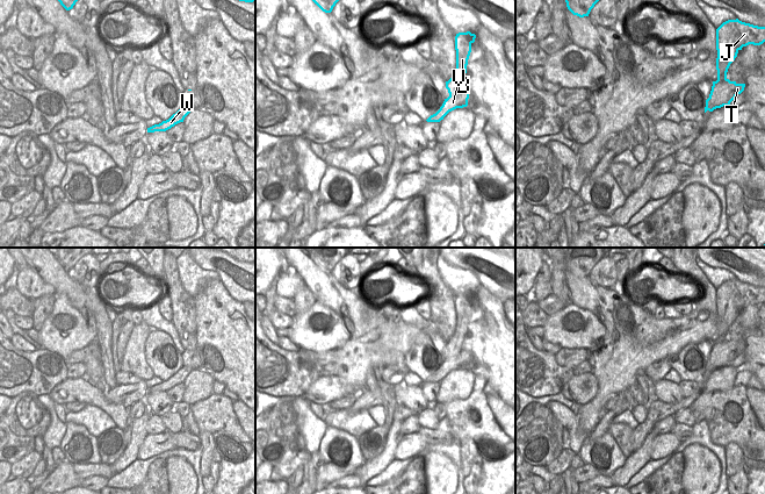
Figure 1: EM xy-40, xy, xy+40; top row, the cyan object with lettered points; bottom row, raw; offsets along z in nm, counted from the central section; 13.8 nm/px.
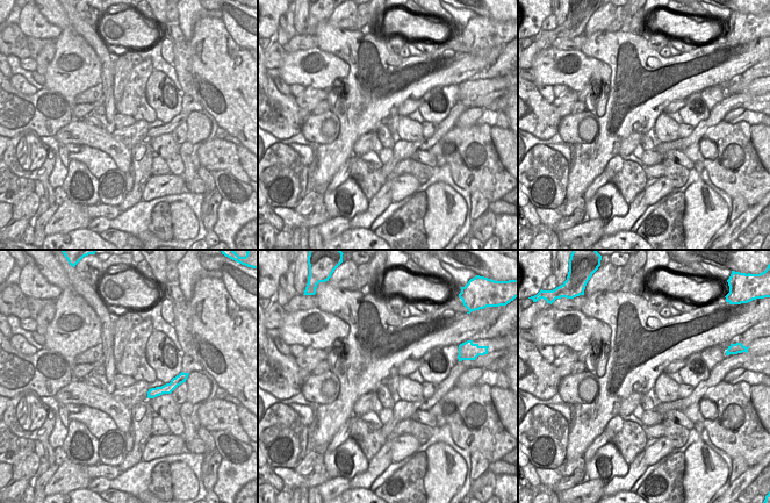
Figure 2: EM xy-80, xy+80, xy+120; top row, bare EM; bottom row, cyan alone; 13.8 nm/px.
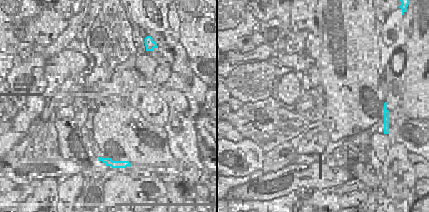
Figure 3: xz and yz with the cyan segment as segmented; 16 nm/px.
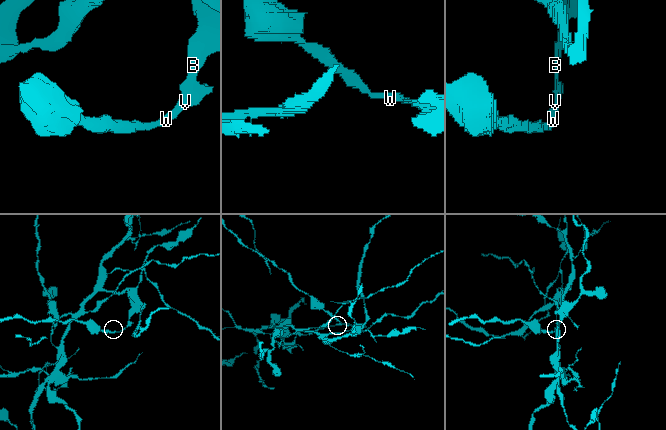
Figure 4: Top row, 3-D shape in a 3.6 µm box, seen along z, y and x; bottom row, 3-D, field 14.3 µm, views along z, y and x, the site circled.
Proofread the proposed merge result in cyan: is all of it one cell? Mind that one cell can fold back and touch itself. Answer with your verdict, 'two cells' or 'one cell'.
two cells

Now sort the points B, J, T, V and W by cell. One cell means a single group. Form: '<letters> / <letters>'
B J / T V W

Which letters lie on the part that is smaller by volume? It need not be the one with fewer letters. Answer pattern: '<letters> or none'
T, V, W

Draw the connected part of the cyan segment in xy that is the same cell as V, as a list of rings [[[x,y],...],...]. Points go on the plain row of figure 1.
[[[460,346],[456,351],[452,353],[450,357],[445,359],[440,370],[431,375],[426,381],[427,382],[440,382],[443,378],[452,371],[456,368],[463,368],[468,366],[469,353],[462,350]]]

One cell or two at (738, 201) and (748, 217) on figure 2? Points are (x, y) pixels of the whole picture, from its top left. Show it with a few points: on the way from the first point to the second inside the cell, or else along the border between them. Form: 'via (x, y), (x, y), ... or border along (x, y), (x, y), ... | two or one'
border along (749, 207), (731, 224) | two

